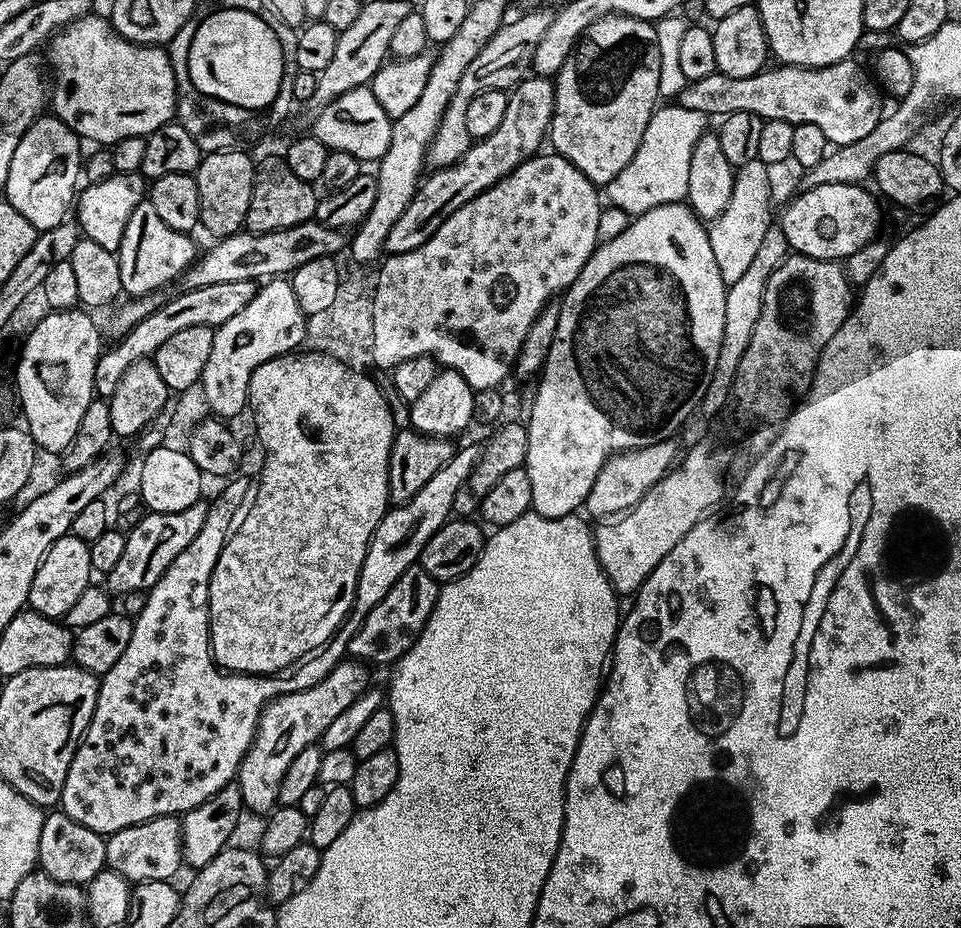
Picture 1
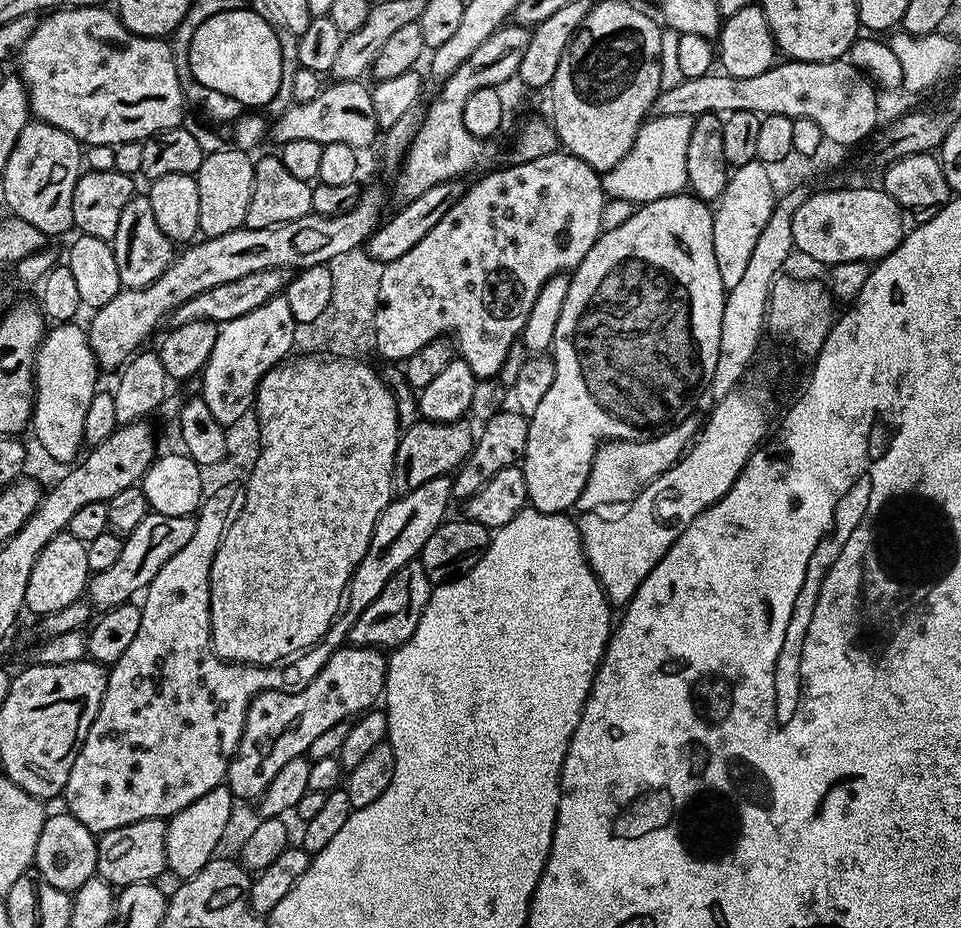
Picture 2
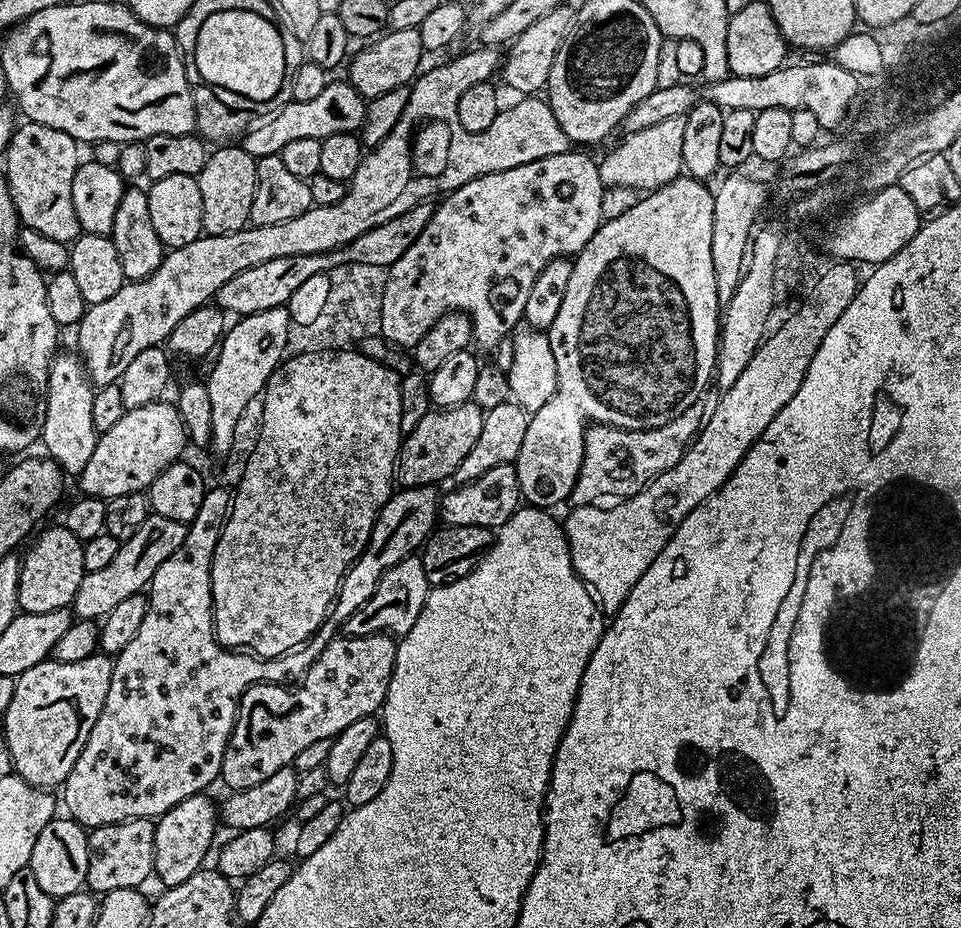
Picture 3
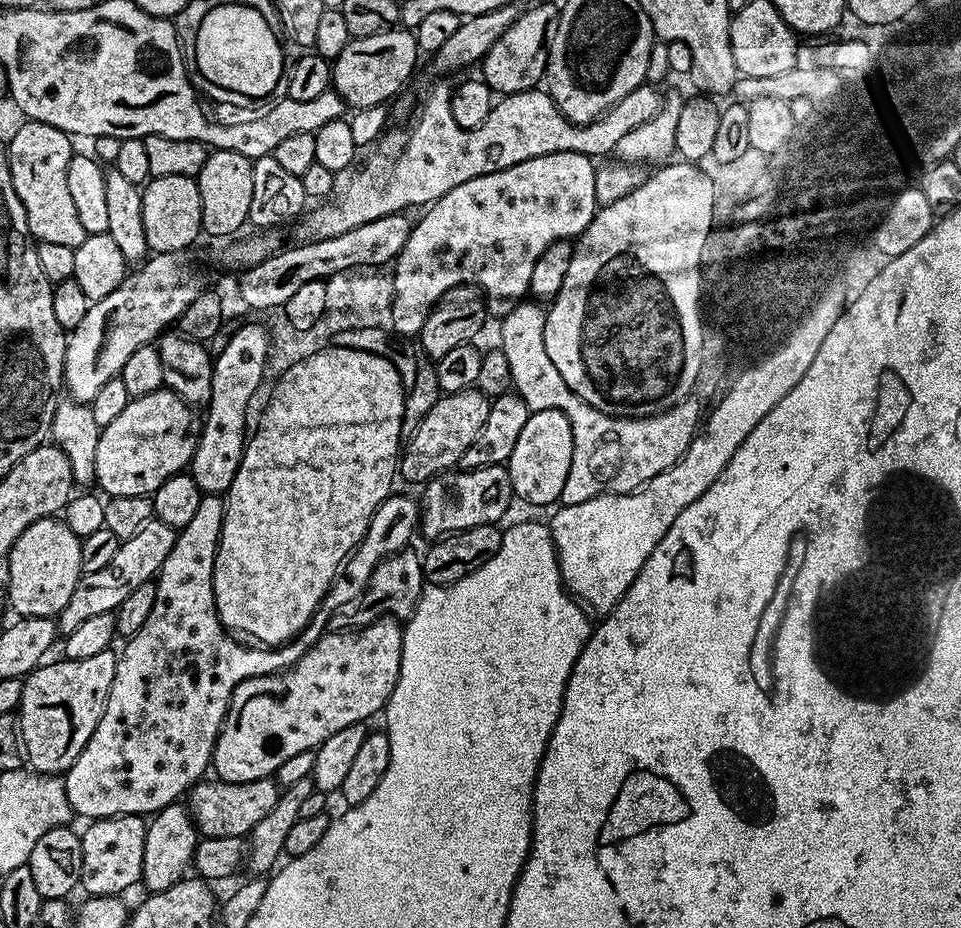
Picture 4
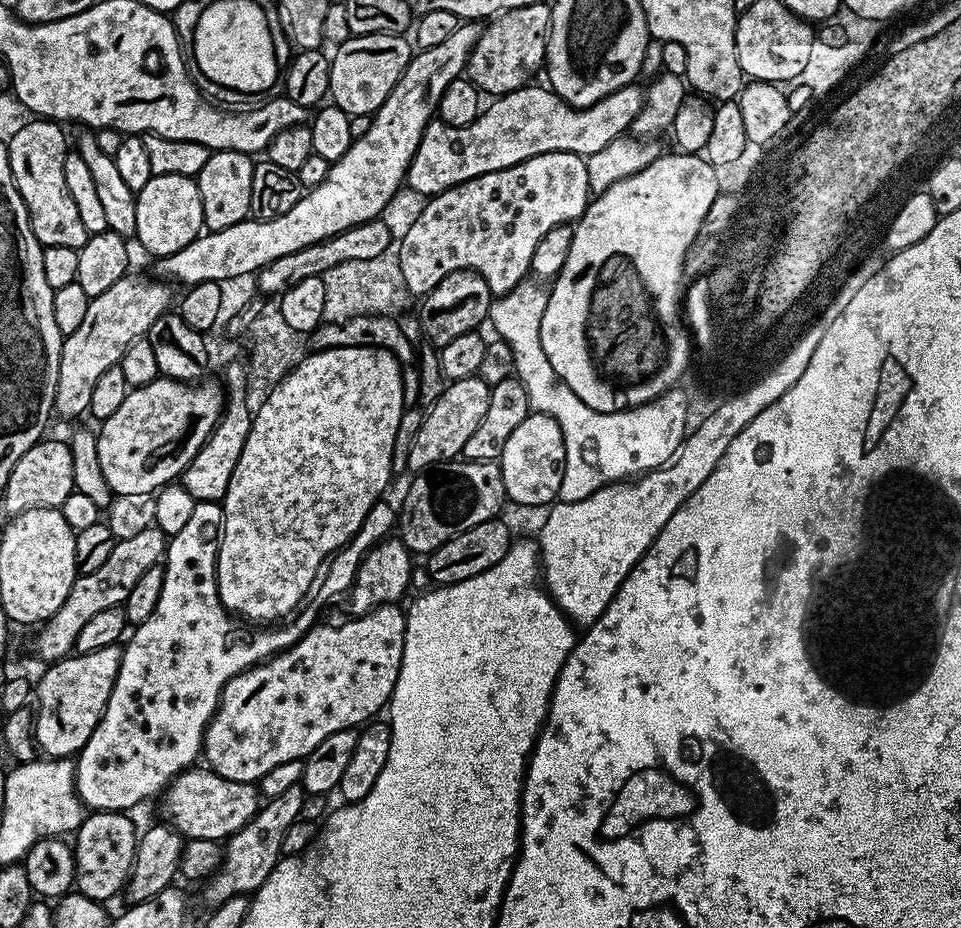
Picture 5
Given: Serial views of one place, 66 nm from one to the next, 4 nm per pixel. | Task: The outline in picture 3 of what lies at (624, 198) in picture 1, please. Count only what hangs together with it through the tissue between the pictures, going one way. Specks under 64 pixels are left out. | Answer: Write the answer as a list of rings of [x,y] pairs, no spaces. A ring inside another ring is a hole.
[[[683,116],[666,118],[666,122],[658,122],[658,126],[649,126],[646,130],[627,133],[623,137],[625,140],[613,152],[606,153],[604,160],[599,161],[600,177],[605,189],[612,187],[630,187],[637,190],[662,188],[681,175],[684,167],[683,124]]]

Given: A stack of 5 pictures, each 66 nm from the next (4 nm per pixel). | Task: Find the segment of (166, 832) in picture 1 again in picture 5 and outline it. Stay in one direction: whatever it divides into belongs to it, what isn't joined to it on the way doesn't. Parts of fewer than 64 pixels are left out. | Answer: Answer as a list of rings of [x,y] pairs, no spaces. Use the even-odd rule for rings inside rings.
[[[97,812],[85,815],[82,826],[74,833],[76,853],[75,891],[86,898],[108,902],[111,896],[125,891],[136,853],[138,828],[132,825],[131,815],[123,812]]]

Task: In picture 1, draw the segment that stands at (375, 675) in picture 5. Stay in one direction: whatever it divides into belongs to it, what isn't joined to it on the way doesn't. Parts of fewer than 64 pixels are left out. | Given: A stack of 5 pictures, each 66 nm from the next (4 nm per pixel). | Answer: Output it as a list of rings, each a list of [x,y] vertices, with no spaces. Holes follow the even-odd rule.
[[[345,658],[314,686],[288,692],[265,704],[259,720],[256,722],[256,733],[252,746],[242,758],[240,769],[236,772],[235,784],[240,787],[245,809],[250,813],[264,812],[268,814],[277,807],[282,778],[286,778],[286,770],[290,770],[290,762],[306,750],[306,746],[316,744],[320,735],[369,687],[369,669],[359,660]]]

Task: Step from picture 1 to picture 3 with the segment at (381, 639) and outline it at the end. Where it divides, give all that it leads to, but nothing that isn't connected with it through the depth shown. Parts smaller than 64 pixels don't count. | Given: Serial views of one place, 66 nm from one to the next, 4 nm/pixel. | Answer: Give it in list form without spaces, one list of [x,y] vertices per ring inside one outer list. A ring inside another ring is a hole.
[[[413,554],[402,558],[378,582],[378,590],[359,608],[348,621],[345,622],[342,632],[346,636],[369,636],[379,632],[387,632],[393,637],[404,636],[418,622],[418,614],[422,614],[422,606],[426,602],[430,585],[426,578],[426,570],[422,566],[419,555]]]

